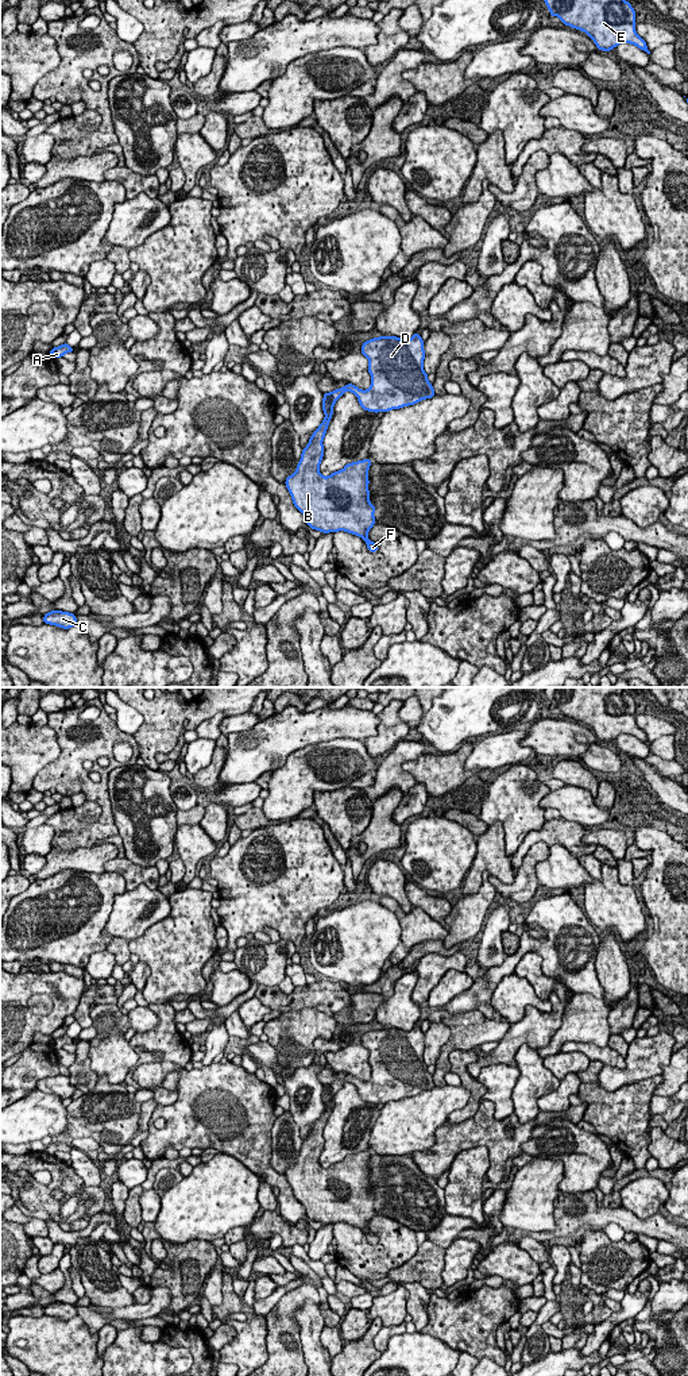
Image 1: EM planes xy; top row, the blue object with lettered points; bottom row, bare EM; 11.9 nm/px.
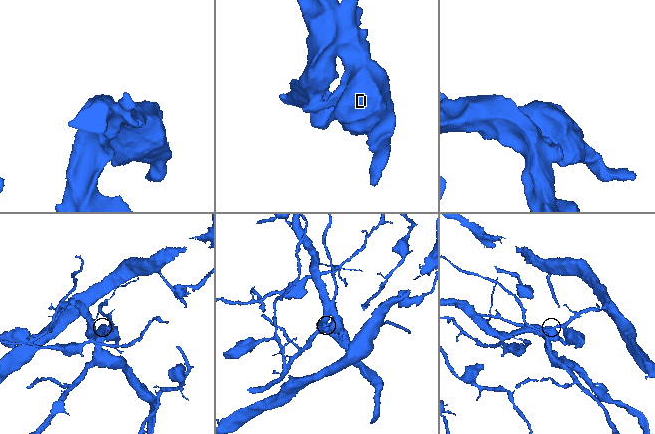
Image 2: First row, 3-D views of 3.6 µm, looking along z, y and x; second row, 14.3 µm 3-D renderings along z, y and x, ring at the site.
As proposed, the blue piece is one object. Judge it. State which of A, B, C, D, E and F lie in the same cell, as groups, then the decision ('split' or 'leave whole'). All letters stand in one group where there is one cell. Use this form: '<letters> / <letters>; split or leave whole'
A D E / B C F; split

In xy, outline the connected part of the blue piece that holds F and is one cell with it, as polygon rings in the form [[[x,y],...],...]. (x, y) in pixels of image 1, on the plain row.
[[[333,1096],[324,1103],[324,1113],[302,1140],[301,1152],[285,1176],[294,1198],[305,1207],[312,1221],[357,1226],[367,1234],[368,1242],[376,1244],[378,1237],[367,1229],[375,1215],[375,1198],[370,1194],[368,1183],[368,1160],[372,1152],[368,1149],[347,1155],[343,1161],[329,1168],[324,1168],[318,1161],[332,1101]]]

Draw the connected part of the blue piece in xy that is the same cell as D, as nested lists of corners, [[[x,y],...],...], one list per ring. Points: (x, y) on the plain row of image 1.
[[[420,1025],[405,1032],[397,1028],[379,1028],[363,1034],[362,1045],[368,1049],[371,1078],[362,1082],[352,1075],[324,1084],[322,1102],[328,1102],[348,1082],[368,1103],[383,1103],[414,1096],[436,1087],[424,1063],[424,1032]]]

